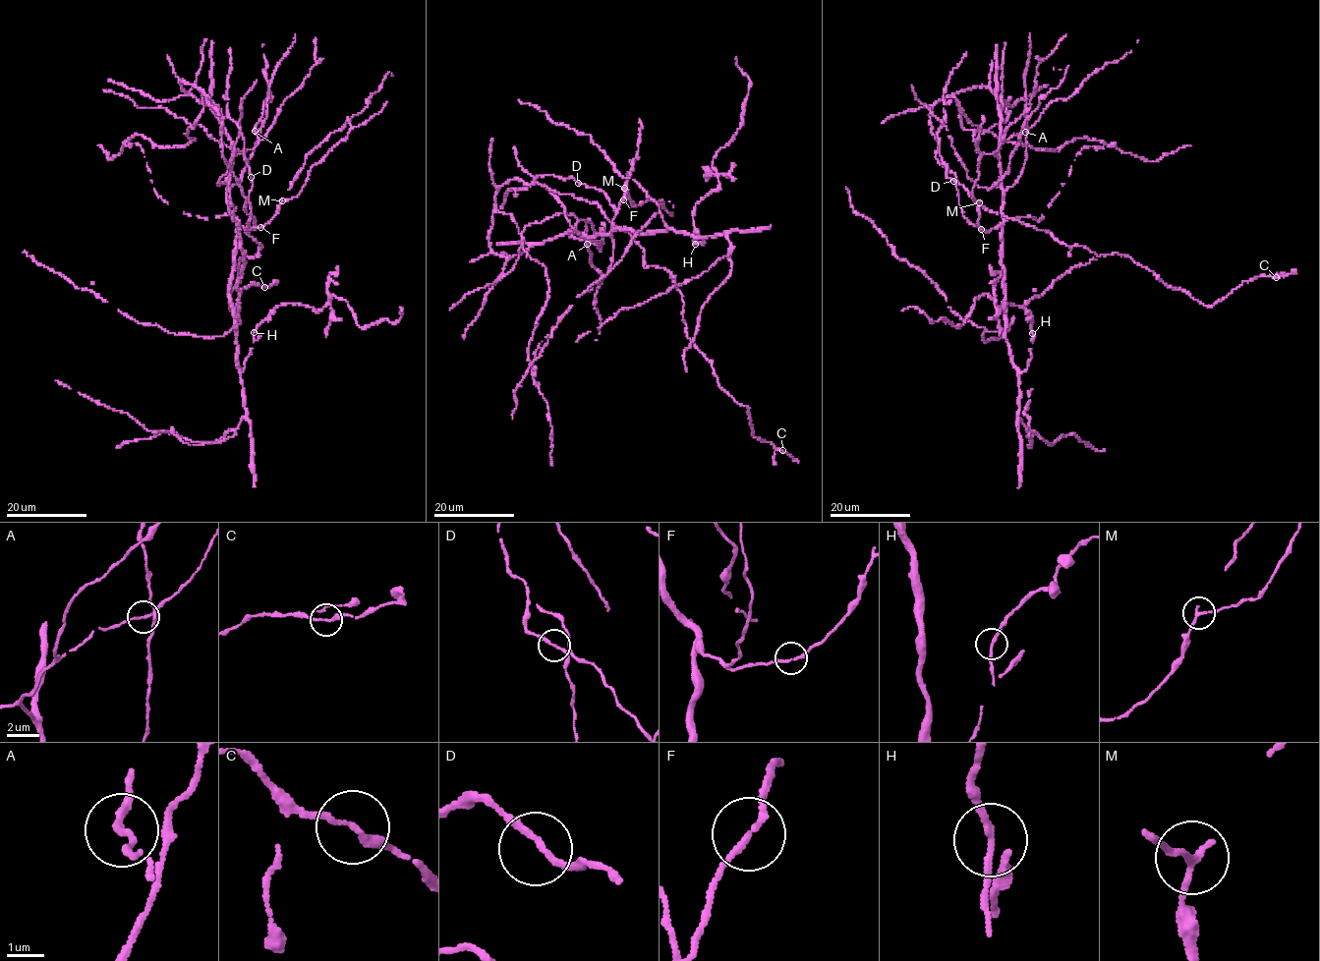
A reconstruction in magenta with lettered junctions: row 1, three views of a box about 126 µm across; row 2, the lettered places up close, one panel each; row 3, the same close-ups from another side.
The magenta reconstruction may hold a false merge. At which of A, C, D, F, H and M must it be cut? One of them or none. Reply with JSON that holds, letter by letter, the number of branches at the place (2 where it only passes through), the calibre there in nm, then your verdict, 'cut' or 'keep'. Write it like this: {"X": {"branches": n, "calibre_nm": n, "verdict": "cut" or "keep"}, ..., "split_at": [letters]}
{"A": {"branches": 2, "calibre_nm": 160, "verdict": "keep"}, "C": {"branches": 2, "calibre_nm": 190, "verdict": "keep"}, "D": {"branches": 2, "calibre_nm": 170, "verdict": "keep"}, "F": {"branches": 2, "calibre_nm": 170, "verdict": "keep"}, "H": {"branches": 2, "calibre_nm": 170, "verdict": "cut"}, "M": {"branches": 2, "calibre_nm": 170, "verdict": "keep"}, "split_at": ["H"]}

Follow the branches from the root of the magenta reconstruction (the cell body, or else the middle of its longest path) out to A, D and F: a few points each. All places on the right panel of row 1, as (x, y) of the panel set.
A: (979, 129), (974, 133), (976, 151), (987, 154), (997, 151), (1012, 135), (1025, 132)
D: (979, 129), (976, 151), (999, 160), (1004, 220), (988, 231), (973, 226), (953, 181)
F: (979, 129), (974, 133), (976, 151), (996, 153), (999, 160), (1004, 218), (988, 232), (981, 229)

